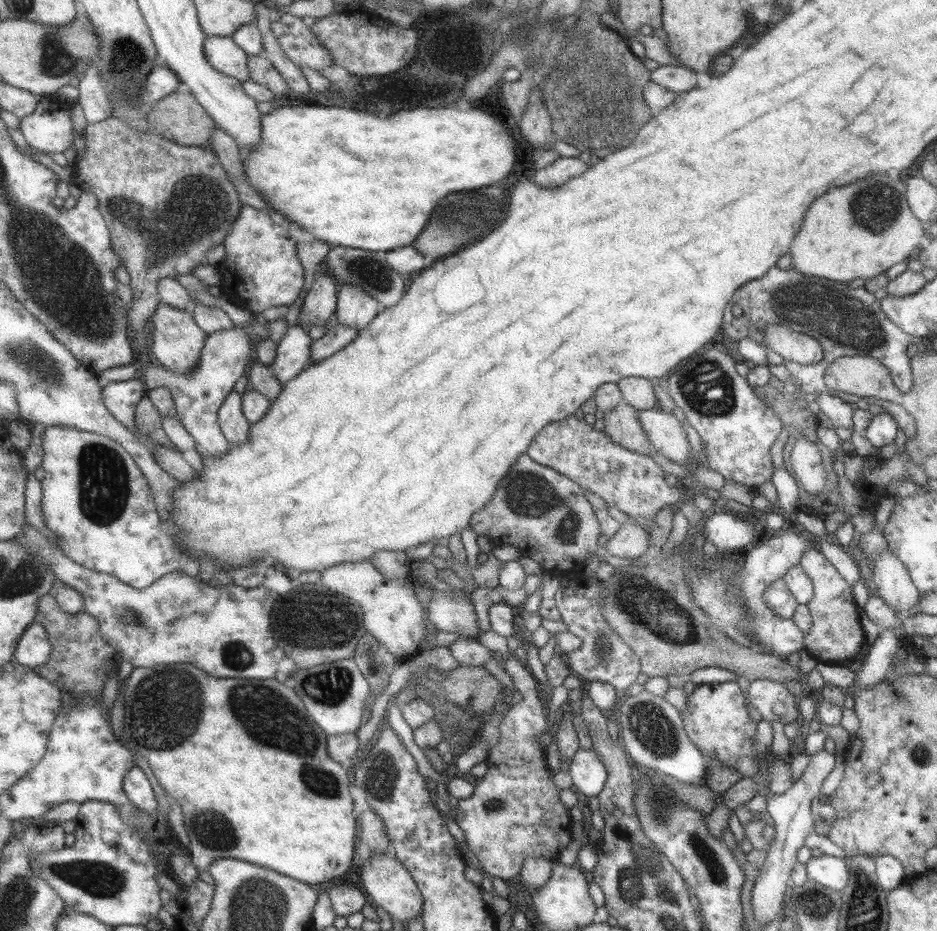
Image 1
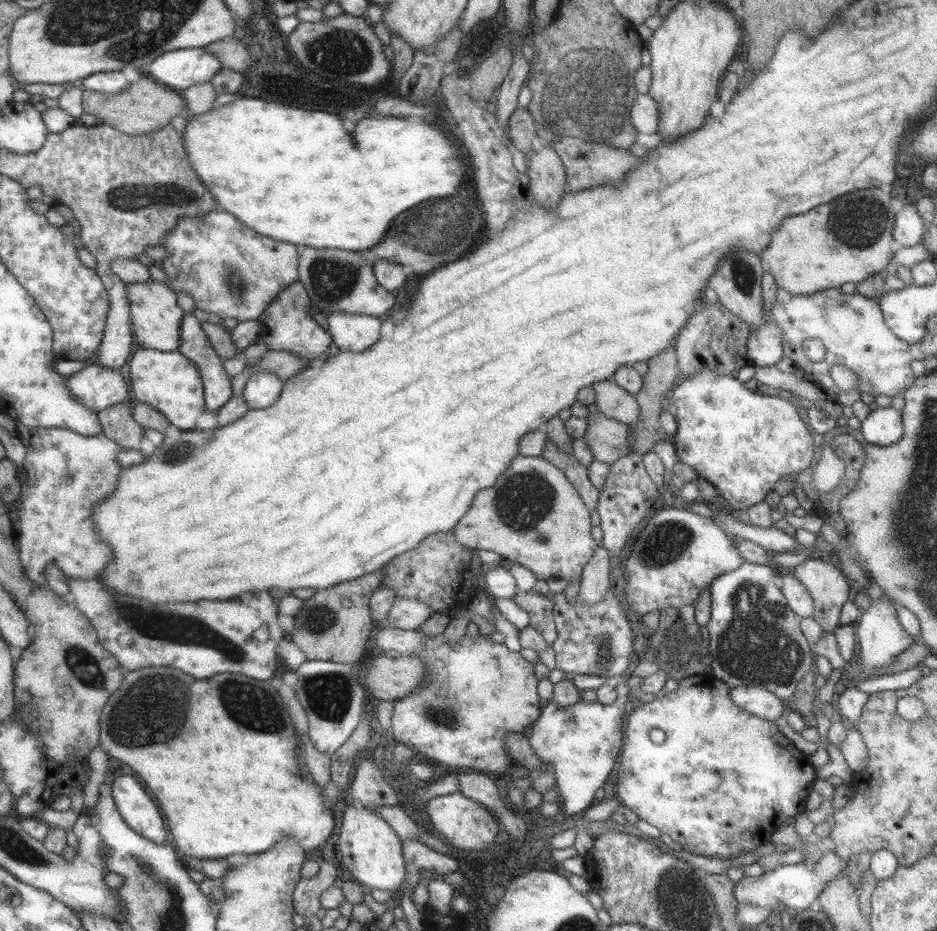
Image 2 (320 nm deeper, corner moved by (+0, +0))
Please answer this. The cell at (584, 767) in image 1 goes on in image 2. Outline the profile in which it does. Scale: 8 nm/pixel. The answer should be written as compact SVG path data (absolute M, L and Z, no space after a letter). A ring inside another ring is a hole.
M625 683L617 686L617 698L612 704L578 701L567 707L547 703L541 708L539 718L532 722L532 728L522 731L529 746L542 762L548 762L554 772L555 788L565 816L579 816L594 802L597 788L602 787L621 746L623 715L634 694Z

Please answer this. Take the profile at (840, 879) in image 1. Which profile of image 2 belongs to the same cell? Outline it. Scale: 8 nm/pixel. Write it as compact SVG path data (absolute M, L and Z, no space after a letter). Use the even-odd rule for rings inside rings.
M833 851L822 853L822 857L813 868L807 868L800 862L783 865L759 875L758 877L743 877L734 883L732 888L734 899L738 904L749 906L791 906L795 910L803 910L816 900L824 882L832 879L841 869L845 868L846 861L839 858Z

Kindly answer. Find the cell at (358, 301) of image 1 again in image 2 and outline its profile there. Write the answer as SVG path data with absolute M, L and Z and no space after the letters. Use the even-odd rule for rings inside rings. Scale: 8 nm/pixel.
M333 312L326 320L332 342L340 351L363 352L380 338L380 321L375 316Z

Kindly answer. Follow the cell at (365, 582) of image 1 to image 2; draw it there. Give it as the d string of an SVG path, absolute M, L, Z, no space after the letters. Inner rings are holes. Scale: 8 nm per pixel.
M397 598L389 609L384 625L401 630L415 630L431 616L428 606L418 600Z

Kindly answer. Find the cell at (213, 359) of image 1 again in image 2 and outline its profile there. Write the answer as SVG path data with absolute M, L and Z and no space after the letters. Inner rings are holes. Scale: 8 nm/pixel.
M139 348L130 359L130 379L132 400L155 406L180 430L198 430L197 418L208 408L206 388L200 368L181 351L163 352L159 349Z

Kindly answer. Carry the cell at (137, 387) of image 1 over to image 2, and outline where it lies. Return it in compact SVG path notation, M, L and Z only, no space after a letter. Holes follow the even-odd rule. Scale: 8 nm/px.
M89 364L66 381L72 395L97 413L131 398L129 382L123 374L104 366Z

